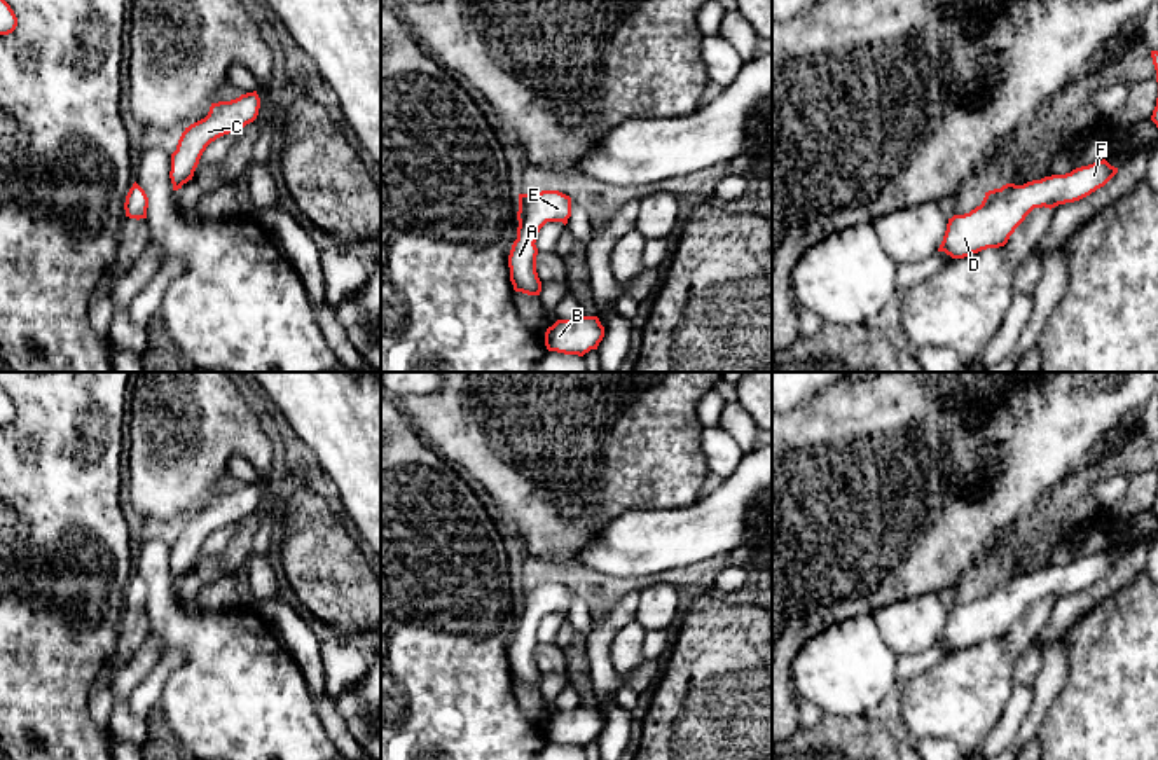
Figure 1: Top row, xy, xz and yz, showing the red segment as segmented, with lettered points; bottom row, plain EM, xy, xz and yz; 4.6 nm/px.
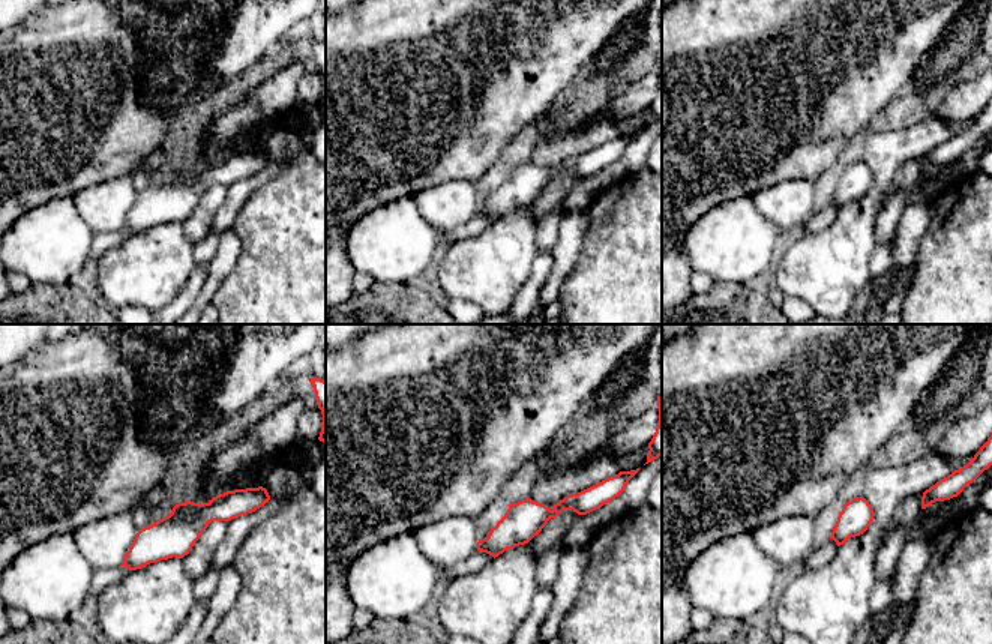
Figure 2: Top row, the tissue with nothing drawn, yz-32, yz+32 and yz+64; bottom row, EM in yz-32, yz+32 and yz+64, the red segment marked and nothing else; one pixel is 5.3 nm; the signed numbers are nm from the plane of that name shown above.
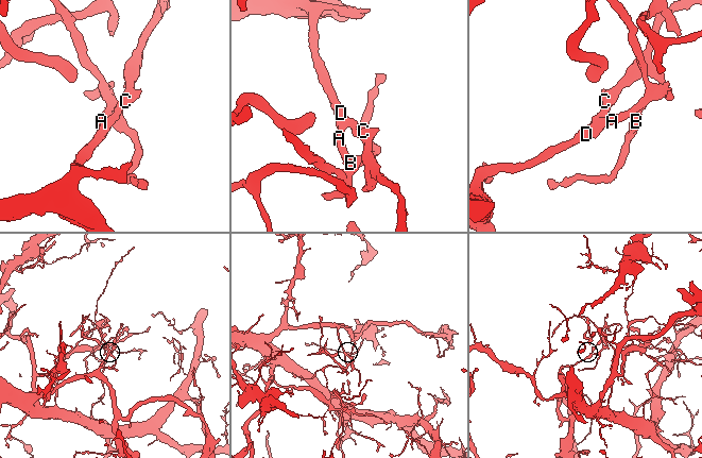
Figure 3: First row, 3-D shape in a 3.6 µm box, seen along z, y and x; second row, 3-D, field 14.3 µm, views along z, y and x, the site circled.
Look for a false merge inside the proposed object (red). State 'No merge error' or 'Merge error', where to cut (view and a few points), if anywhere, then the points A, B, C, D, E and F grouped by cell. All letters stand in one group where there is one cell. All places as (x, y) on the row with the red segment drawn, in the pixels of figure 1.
No merge error. No split. Groups: A B C D E F

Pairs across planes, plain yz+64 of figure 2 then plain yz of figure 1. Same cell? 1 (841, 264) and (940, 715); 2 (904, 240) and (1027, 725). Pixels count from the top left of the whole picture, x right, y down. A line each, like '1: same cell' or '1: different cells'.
1: same cell
2: same cell

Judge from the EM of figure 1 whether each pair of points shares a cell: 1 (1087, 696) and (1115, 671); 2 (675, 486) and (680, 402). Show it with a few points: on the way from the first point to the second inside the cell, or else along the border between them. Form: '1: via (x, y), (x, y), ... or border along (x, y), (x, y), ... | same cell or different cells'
1: via (1094, 692), (1108, 678) | same cell
2: via (673, 465), (673, 423) | same cell

